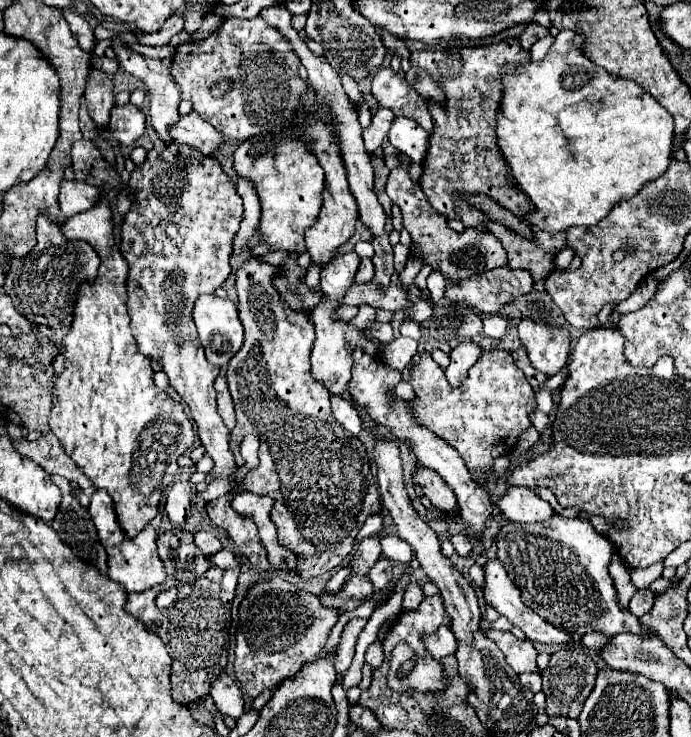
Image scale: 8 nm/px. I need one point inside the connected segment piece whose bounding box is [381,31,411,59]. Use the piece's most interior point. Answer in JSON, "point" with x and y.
{"point":[393,43]}

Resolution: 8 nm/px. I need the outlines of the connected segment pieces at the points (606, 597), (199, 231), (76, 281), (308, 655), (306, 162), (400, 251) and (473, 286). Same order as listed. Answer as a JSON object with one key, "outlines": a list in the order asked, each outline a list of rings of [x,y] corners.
{"outlines":[[[[553,513],[545,523],[505,523],[497,535],[497,559],[503,563],[507,575],[521,591],[523,603],[547,623],[567,631],[575,641],[579,641],[589,631],[601,631],[607,637],[617,633],[647,633],[643,627],[639,627],[639,619],[633,613],[621,611],[617,605],[617,591],[607,571],[611,555],[611,543],[599,535],[593,525],[587,523],[587,519],[569,519],[559,513]]],[[[175,143],[175,147],[161,147],[149,151],[145,163],[137,165],[131,173],[129,183],[135,191],[135,203],[139,203],[139,207],[131,207],[123,219],[121,253],[129,265],[127,309],[131,317],[133,335],[143,355],[161,361],[163,371],[169,377],[169,383],[189,405],[193,421],[199,427],[201,445],[205,447],[207,455],[215,461],[215,467],[211,471],[215,479],[231,477],[231,473],[235,471],[235,461],[229,451],[229,429],[223,425],[217,413],[213,389],[213,381],[219,375],[219,367],[207,363],[195,331],[195,323],[191,319],[191,311],[199,295],[215,293],[215,289],[223,287],[225,279],[231,273],[229,257],[233,251],[233,237],[239,231],[243,201],[231,185],[229,177],[223,173],[219,161],[215,161],[213,157],[203,157],[199,155],[199,151],[181,143]]],[[[45,213],[37,217],[37,245],[25,257],[11,257],[5,267],[5,293],[13,299],[17,313],[27,321],[51,329],[69,329],[79,287],[95,281],[99,255],[85,241],[71,241],[61,233],[61,225]]],[[[279,575],[249,589],[239,607],[239,629],[235,645],[235,675],[241,689],[255,699],[265,689],[295,675],[325,645],[339,619],[337,609],[325,607],[317,595],[287,583]]],[[[269,135],[269,137],[259,137],[259,139],[249,139],[243,141],[233,157],[233,171],[251,181],[257,197],[259,197],[259,205],[261,205],[261,219],[259,219],[259,239],[261,243],[267,243],[273,251],[297,251],[297,253],[305,253],[301,249],[305,249],[305,229],[311,227],[321,211],[321,191],[323,191],[323,169],[317,165],[319,161],[307,151],[305,143],[301,139],[291,139],[289,135]]],[[[398,243],[393,246],[393,252],[395,271],[400,273],[406,265],[409,255],[409,248],[407,246],[402,245],[401,243]]],[[[499,267],[477,275],[475,279],[467,279],[467,283],[447,283],[445,299],[465,301],[481,313],[497,313],[503,303],[527,295],[533,289],[533,283],[531,273],[525,269]]]]}

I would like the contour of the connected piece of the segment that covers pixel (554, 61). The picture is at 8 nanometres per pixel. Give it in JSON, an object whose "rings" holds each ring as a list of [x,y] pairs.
{"rings":[[[561,31],[555,37],[549,53],[539,63],[529,63],[523,67],[505,65],[501,69],[503,93],[501,93],[501,103],[499,103],[499,111],[495,117],[495,121],[497,121],[497,125],[495,125],[497,151],[509,167],[509,175],[511,175],[513,185],[517,185],[517,189],[521,193],[525,193],[533,205],[533,211],[525,215],[527,217],[525,221],[531,227],[537,227],[537,229],[549,231],[549,233],[567,231],[573,225],[593,227],[611,211],[611,207],[619,199],[629,199],[629,197],[637,195],[637,191],[643,187],[643,183],[663,175],[663,171],[667,169],[667,165],[671,161],[671,143],[673,143],[673,119],[671,119],[671,115],[651,95],[647,95],[641,87],[635,87],[635,83],[623,83],[621,79],[611,79],[611,75],[607,75],[607,71],[599,71],[599,67],[595,67],[595,63],[583,59],[583,55],[579,55],[579,39],[583,39],[583,35],[575,35],[573,31]]]}

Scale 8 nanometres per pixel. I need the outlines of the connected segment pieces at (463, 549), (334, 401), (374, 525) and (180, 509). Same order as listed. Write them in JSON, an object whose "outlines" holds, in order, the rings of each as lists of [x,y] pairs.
{"outlines":[[[[457,533],[451,537],[451,543],[457,551],[457,555],[461,557],[469,557],[471,555],[471,549],[473,549],[473,543],[471,543],[471,537],[467,533]]],[[[333,395],[331,397],[331,409],[333,409],[333,415],[335,415],[335,419],[351,433],[351,435],[355,435],[355,437],[359,437],[361,435],[361,423],[359,423],[359,415],[357,415],[357,411],[353,409],[353,405],[351,403],[347,403],[343,397],[339,397],[339,395]]],[[[375,514],[370,516],[363,527],[359,530],[356,539],[363,539],[377,531],[379,531],[383,526],[383,521],[380,515]]],[[[177,481],[165,501],[165,513],[173,527],[179,527],[189,517],[189,505],[191,505],[191,483],[189,481]]]]}

